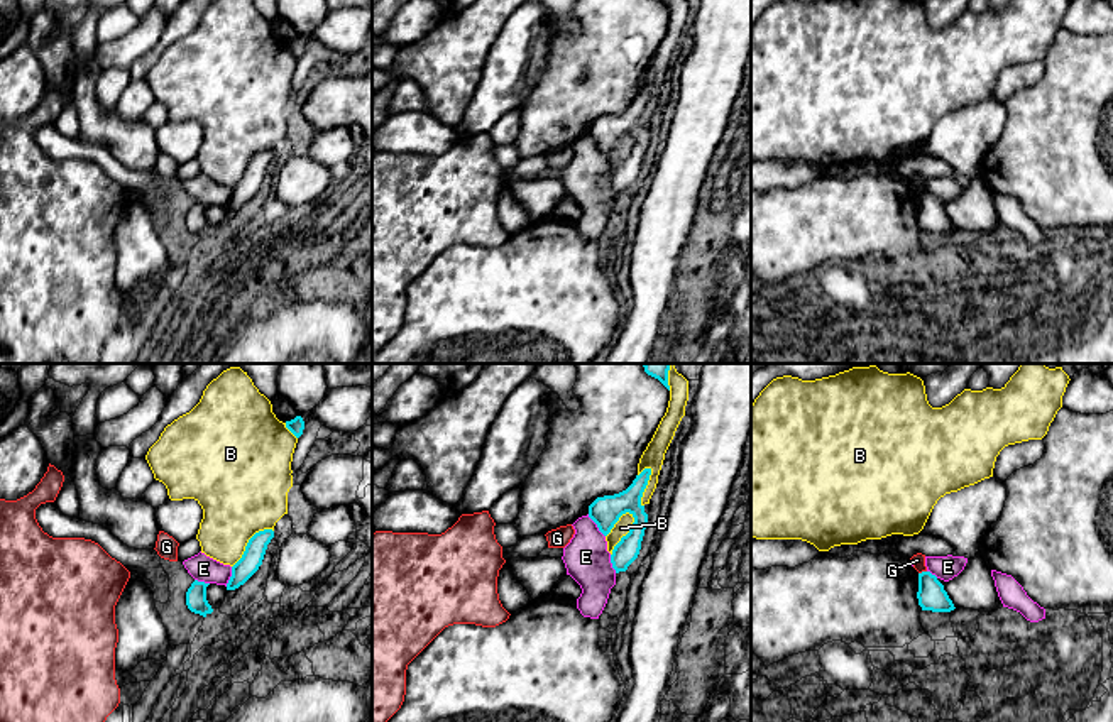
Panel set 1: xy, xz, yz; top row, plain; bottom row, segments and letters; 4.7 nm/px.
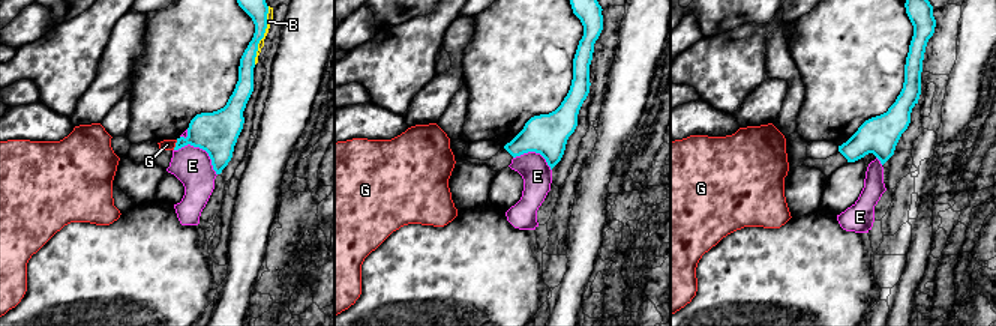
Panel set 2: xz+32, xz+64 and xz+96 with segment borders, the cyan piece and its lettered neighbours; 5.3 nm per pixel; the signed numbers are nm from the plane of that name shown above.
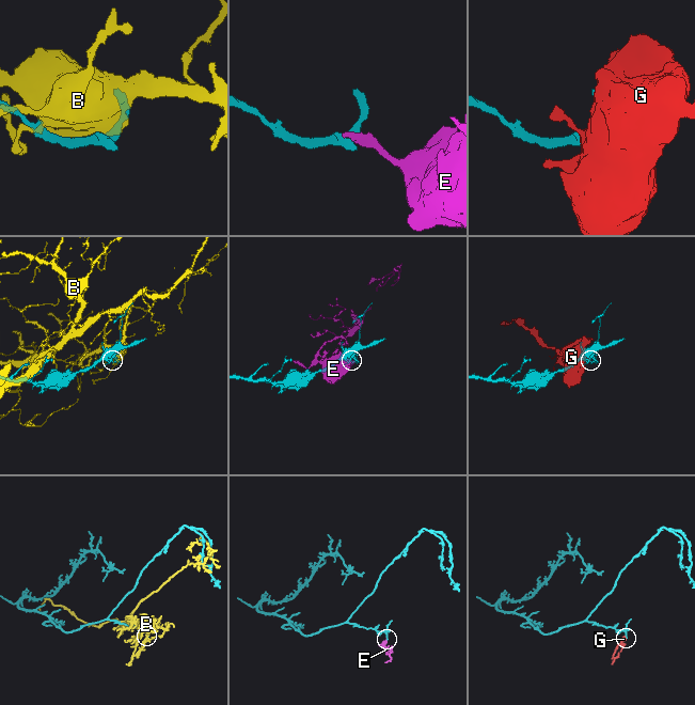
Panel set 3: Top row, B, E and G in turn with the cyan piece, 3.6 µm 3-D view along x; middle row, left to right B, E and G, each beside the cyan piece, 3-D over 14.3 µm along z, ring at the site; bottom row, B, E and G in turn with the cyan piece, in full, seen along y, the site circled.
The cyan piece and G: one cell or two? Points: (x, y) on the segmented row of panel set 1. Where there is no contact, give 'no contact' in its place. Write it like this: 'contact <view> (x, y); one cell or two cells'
contact yz (922, 572); two cells

